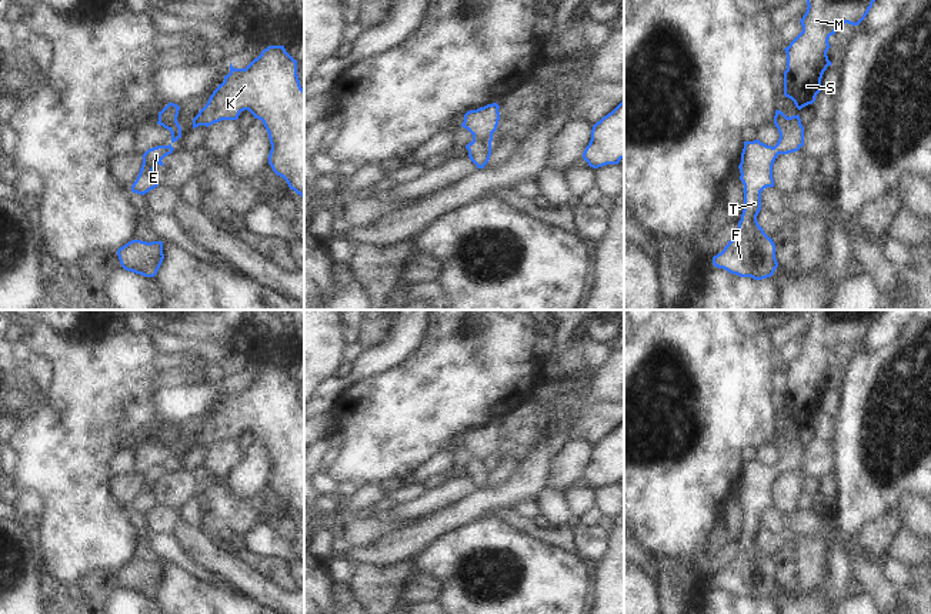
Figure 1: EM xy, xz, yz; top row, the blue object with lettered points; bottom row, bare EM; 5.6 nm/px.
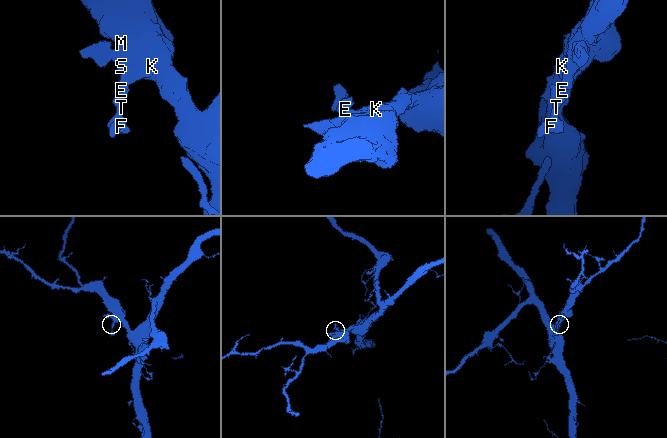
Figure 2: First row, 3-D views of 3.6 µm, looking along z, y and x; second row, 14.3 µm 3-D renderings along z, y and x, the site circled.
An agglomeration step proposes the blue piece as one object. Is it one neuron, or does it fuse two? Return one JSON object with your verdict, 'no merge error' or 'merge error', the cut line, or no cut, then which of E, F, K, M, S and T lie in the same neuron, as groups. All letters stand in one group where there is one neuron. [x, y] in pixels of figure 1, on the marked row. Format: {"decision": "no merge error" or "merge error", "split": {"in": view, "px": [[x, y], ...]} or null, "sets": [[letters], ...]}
{"decision": "no merge error", "split": null, "sets": [["E", "F", "K", "M", "S", "T"]]}

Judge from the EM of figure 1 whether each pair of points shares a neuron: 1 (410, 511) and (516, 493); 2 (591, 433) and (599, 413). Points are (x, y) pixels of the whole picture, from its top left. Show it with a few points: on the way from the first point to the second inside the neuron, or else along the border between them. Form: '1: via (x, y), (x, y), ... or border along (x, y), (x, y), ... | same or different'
1: border along (477, 489), (454, 503), (419, 517) | different
2: via (591, 429), (591, 424), (599, 417) | same

